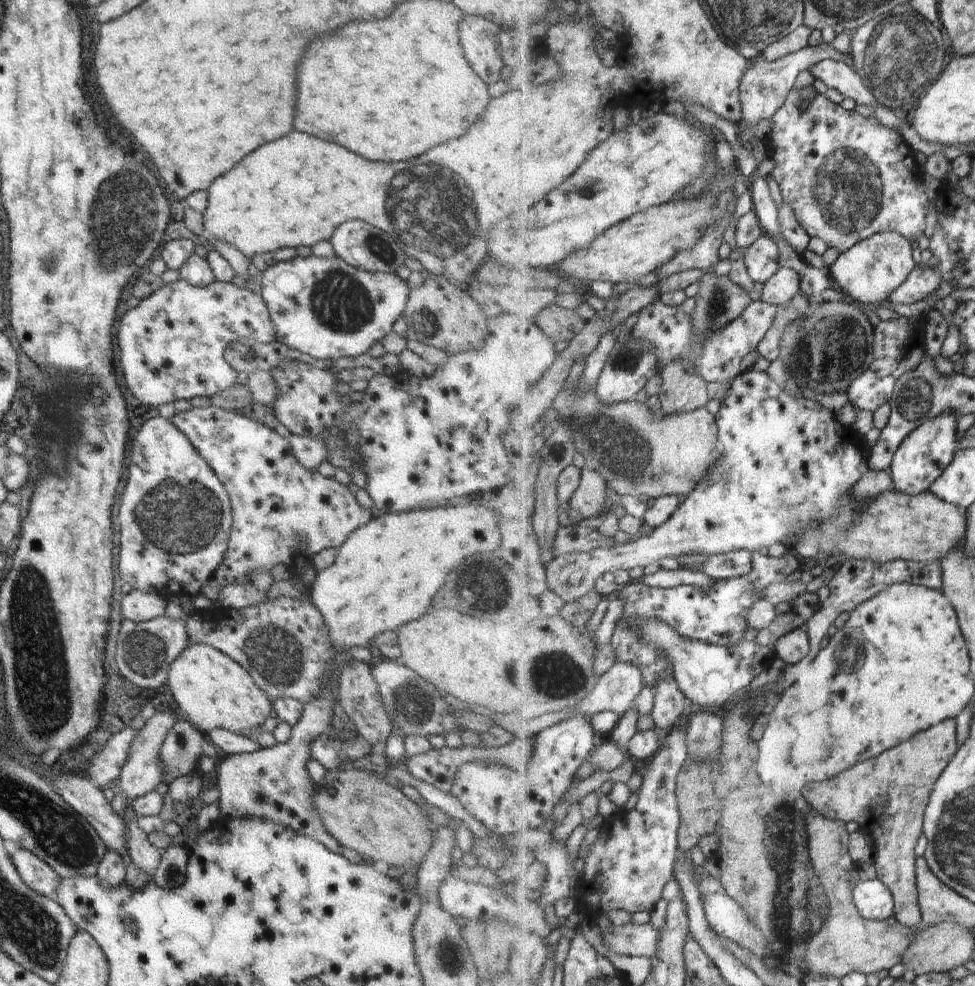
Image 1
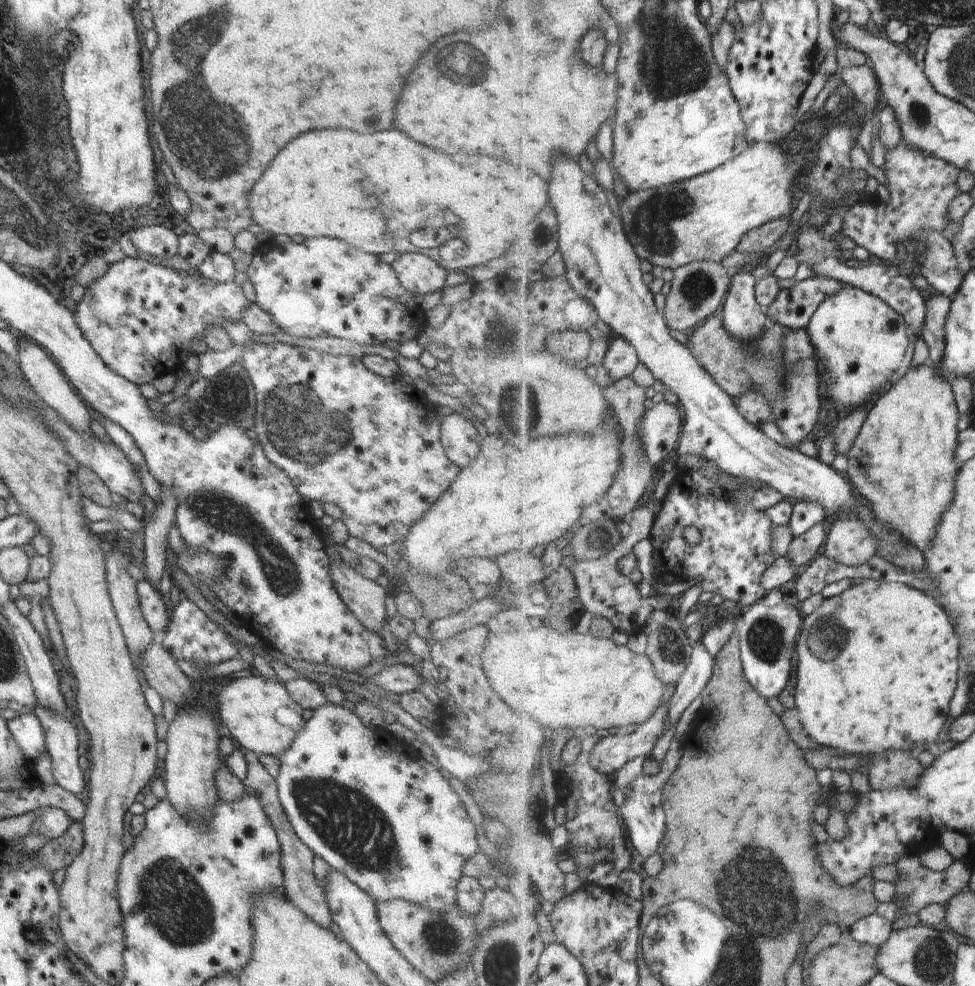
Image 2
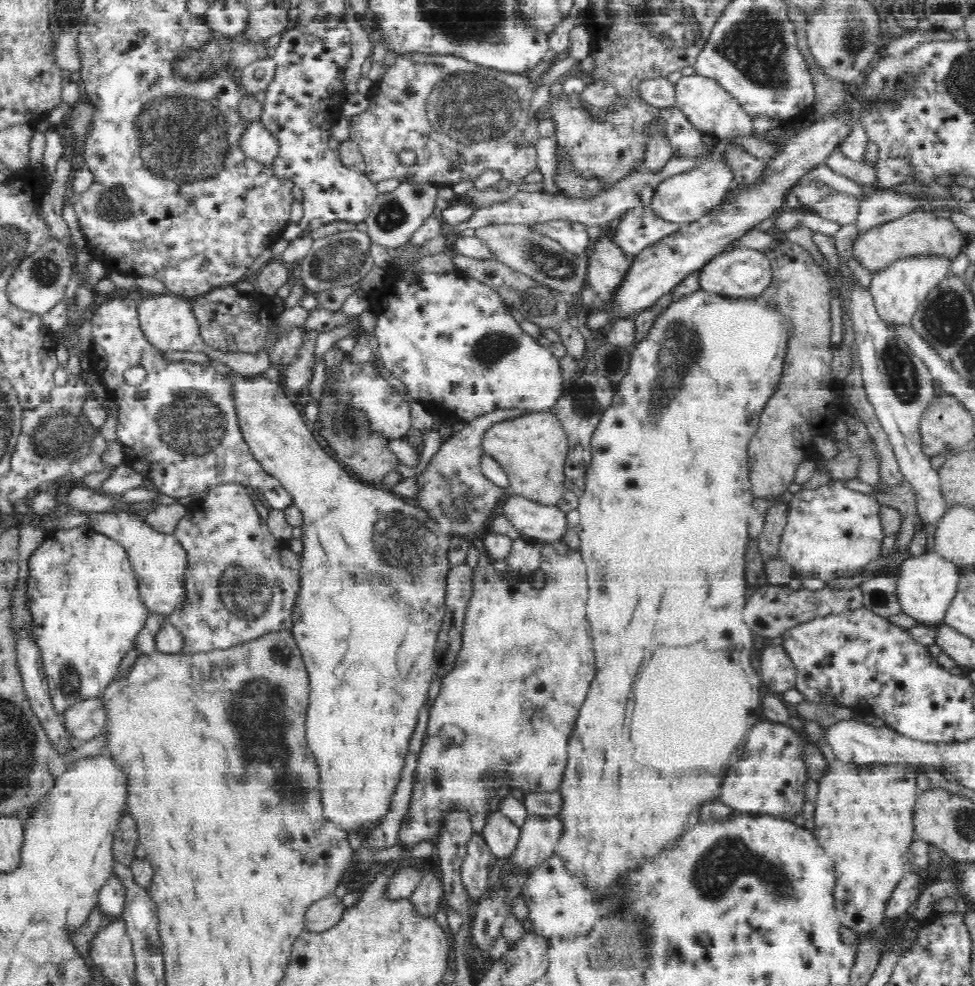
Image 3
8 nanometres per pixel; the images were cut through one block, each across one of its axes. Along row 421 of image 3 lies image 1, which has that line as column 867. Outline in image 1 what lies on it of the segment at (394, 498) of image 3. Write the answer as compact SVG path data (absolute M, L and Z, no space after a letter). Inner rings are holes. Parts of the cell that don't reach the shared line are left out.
M881 232L864 239L854 248L843 252L834 266L829 267L832 278L849 301L863 304L880 304L890 301L892 294L907 282L909 276L917 268L914 249L916 244L910 242L900 232Z

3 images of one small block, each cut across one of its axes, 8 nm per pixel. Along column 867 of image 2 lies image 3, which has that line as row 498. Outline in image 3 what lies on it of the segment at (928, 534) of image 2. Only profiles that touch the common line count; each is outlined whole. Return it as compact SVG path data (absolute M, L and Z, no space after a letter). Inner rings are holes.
M512 408L496 410L476 418L474 422L464 425L458 432L454 432L451 438L444 441L427 468L416 477L420 485L420 494L417 498L419 506L426 509L434 519L438 519L442 531L472 539L483 529L485 521L495 514L494 506L504 494L504 490L496 488L481 473L481 438L484 431L493 424L514 420L528 413L526 409Z

